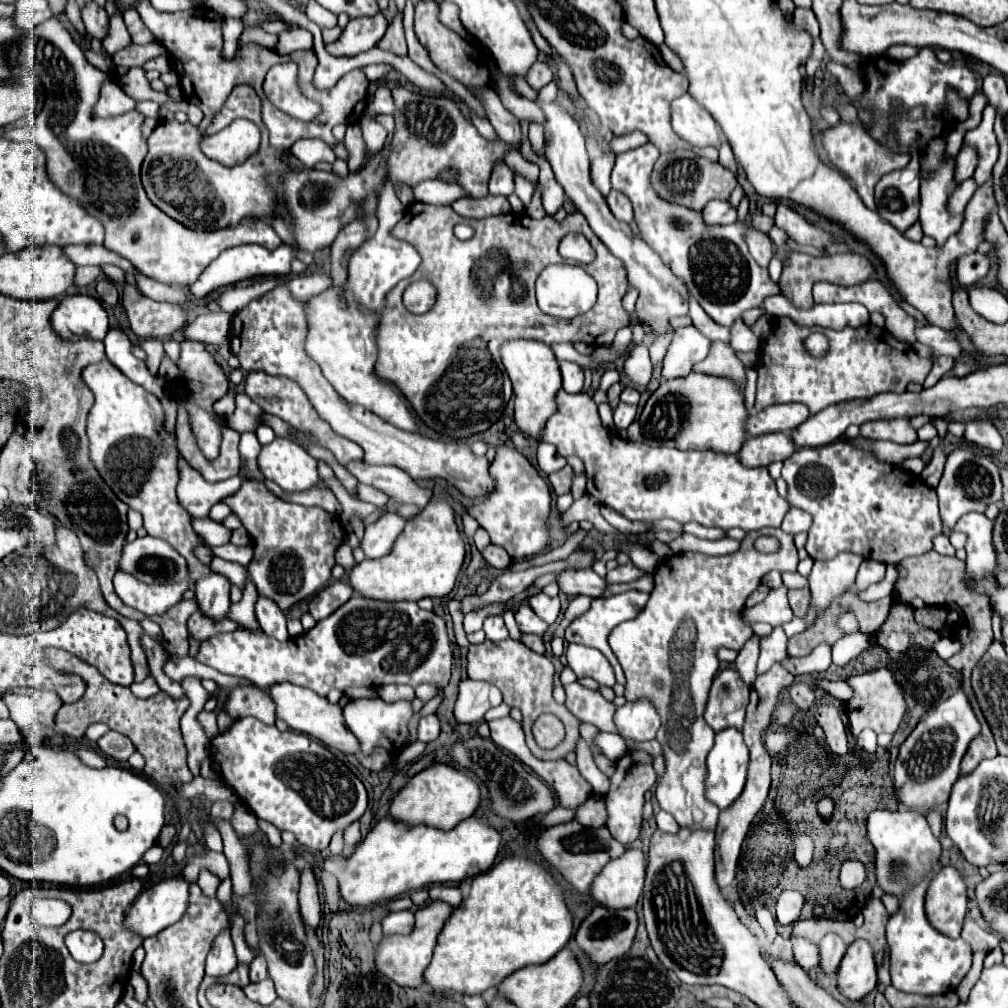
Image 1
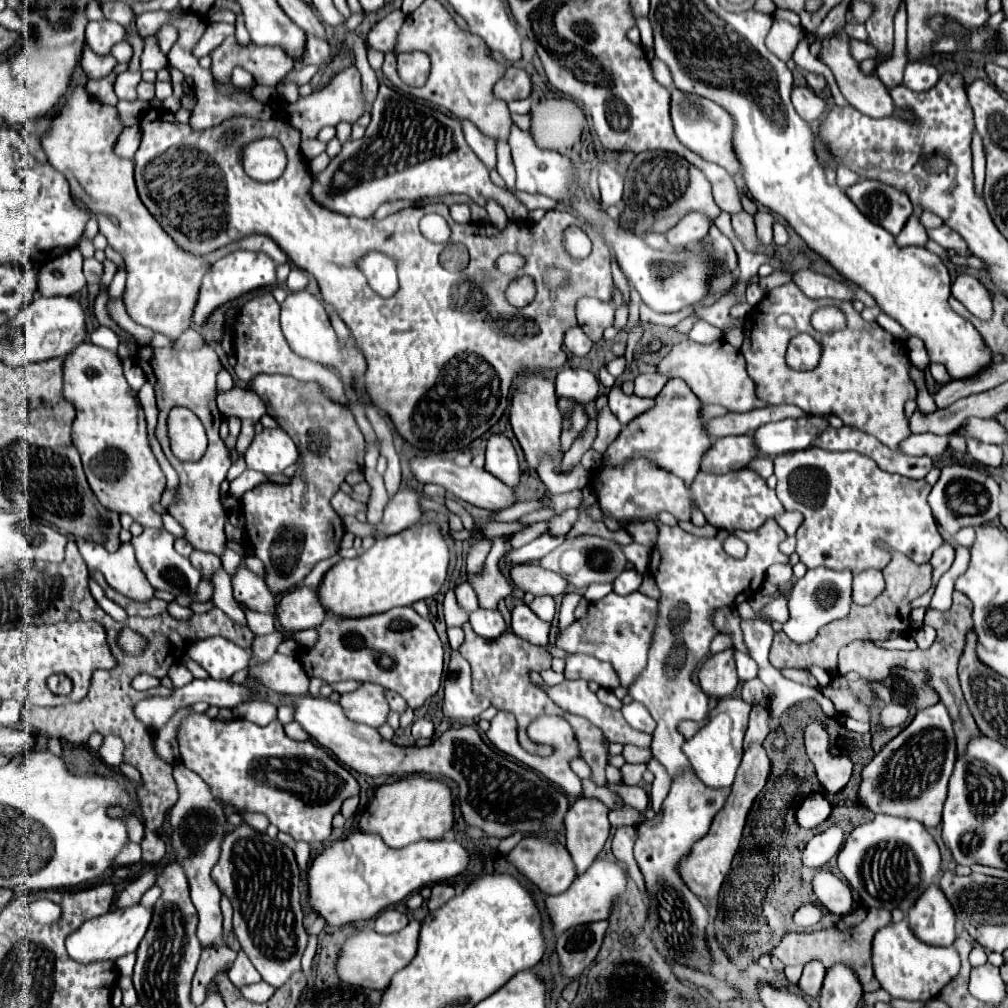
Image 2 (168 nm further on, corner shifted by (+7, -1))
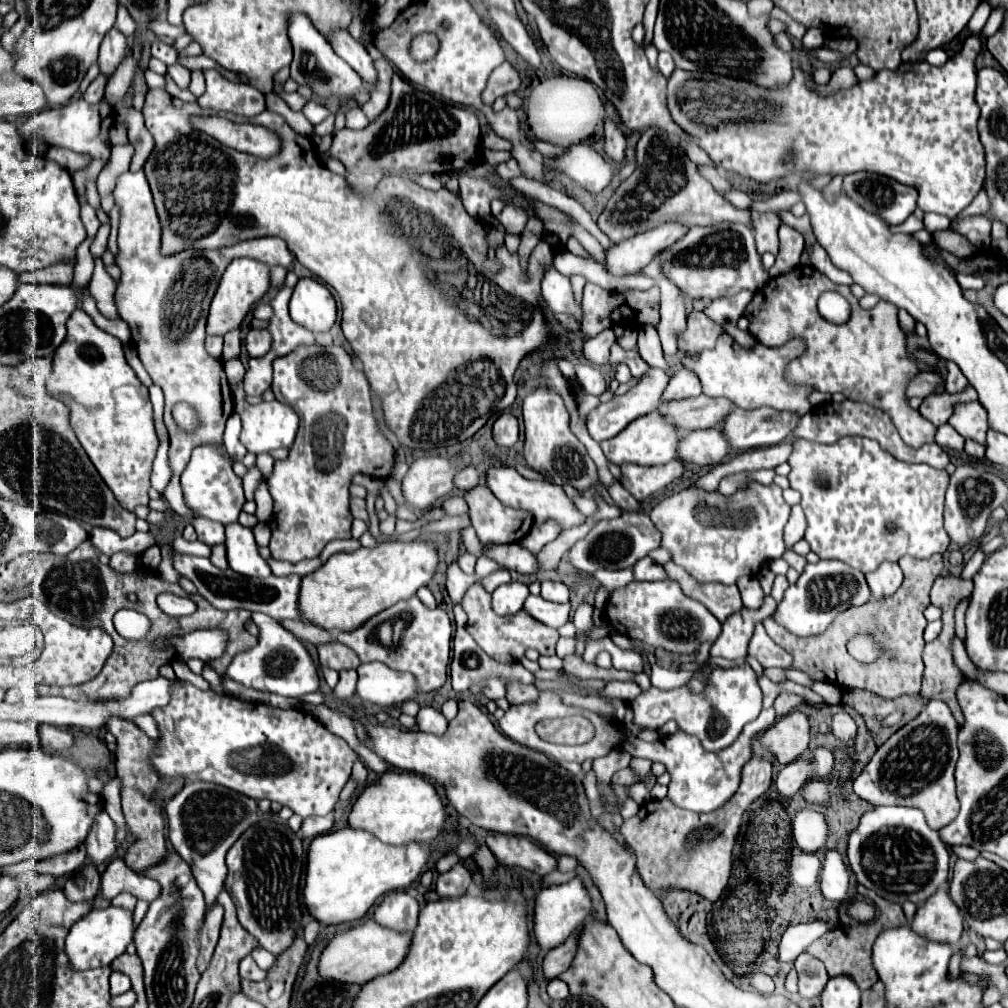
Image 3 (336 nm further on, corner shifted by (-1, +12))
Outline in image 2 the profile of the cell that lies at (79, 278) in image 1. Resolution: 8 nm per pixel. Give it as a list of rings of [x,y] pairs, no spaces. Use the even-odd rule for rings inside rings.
[[[77,247],[41,267],[37,293],[43,297],[75,295],[83,287],[85,287],[83,255]]]

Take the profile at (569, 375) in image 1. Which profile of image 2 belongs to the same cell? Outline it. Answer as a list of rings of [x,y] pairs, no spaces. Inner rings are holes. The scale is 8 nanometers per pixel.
[[[563,367],[555,377],[555,385],[559,397],[571,397],[577,399],[579,403],[589,403],[599,393],[599,381],[587,369]]]

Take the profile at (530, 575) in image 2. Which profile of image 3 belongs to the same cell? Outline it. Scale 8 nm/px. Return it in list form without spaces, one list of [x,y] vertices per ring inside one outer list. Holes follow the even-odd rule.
[[[483,544],[483,556],[519,574],[535,574],[539,570],[535,556],[519,544]]]

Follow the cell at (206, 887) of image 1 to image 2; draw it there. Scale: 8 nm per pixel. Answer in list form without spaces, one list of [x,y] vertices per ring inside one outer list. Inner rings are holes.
[[[177,765],[173,775],[175,775],[175,781],[179,787],[179,801],[169,811],[169,819],[173,825],[171,847],[175,851],[175,859],[185,867],[189,887],[191,887],[191,899],[199,911],[197,939],[201,941],[203,947],[223,945],[223,915],[219,909],[221,891],[211,881],[209,873],[211,873],[211,869],[217,863],[217,857],[220,855],[221,839],[225,835],[225,823],[227,823],[225,821],[225,809],[213,799],[205,781],[199,775],[195,775],[191,769]],[[175,827],[179,827],[179,829],[175,831]]]

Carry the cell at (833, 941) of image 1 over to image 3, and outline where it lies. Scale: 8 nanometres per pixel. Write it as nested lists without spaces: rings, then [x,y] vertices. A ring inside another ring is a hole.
[[[803,952],[795,960],[795,970],[799,978],[799,996],[801,998],[811,1000],[823,992],[829,976],[827,976],[823,962],[819,962],[819,958]]]

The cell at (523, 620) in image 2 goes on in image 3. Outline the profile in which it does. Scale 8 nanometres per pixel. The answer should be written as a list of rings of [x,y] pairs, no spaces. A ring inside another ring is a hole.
[[[529,596],[525,600],[525,610],[539,622],[551,628],[559,628],[569,620],[571,604],[555,604],[541,596]]]

